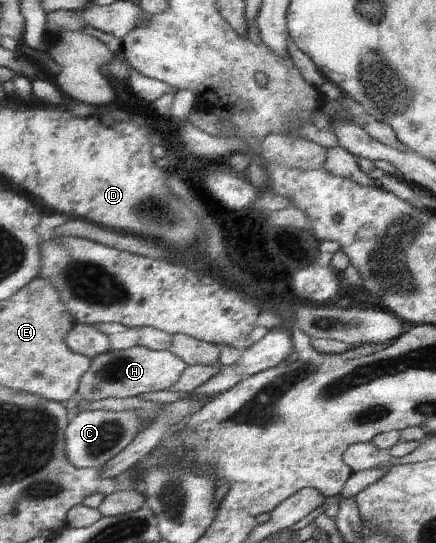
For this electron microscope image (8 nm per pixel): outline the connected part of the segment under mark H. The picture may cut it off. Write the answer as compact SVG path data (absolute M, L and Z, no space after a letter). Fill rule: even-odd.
M138 344L125 350L108 350L91 359L90 367L80 378L68 413L83 412L89 409L89 403L106 398L131 398L150 391L168 390L180 379L186 366L184 360L170 350L151 350Z

